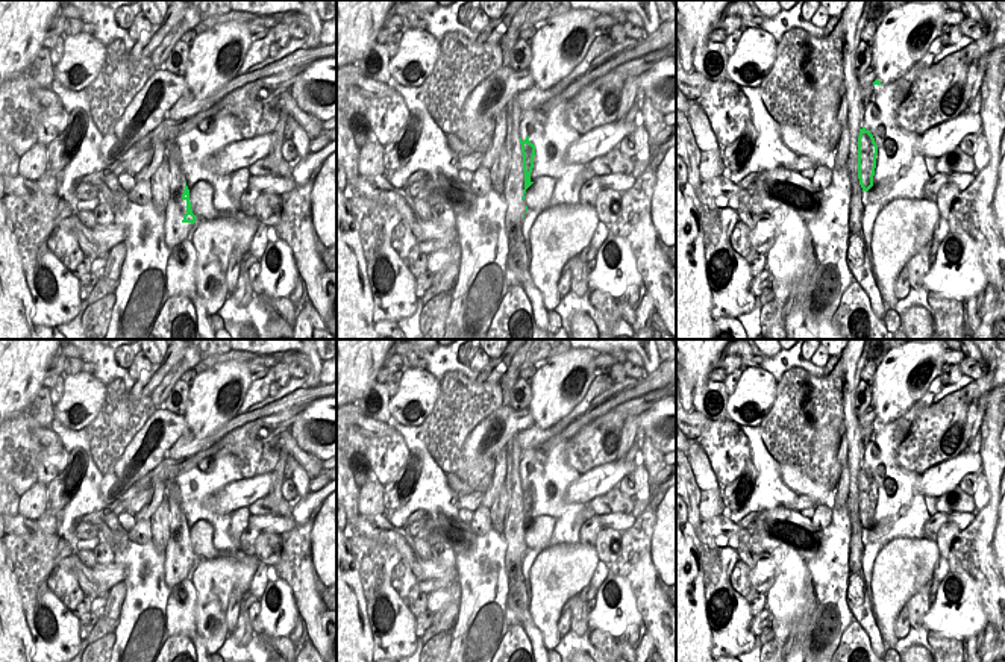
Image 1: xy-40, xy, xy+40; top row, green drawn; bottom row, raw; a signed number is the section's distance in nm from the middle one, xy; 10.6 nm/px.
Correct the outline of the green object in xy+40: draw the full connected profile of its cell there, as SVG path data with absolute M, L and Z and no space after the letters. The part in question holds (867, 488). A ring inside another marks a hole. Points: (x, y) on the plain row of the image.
M866 467L859 468L858 476L858 518L864 530L873 526L873 515L876 507L878 485L873 474Z

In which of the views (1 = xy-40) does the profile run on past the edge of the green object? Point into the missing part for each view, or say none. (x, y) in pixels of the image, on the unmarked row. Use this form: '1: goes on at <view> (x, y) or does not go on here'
1: does not go on here

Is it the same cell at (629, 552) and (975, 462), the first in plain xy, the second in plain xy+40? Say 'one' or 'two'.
two

